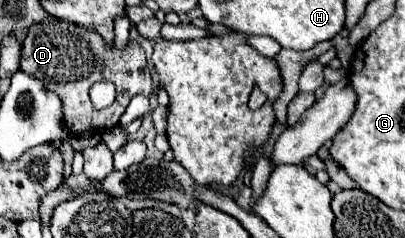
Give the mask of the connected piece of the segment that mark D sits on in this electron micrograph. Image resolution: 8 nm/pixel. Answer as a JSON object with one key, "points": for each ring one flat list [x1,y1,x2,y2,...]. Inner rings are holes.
{"points":[[46,17,44,21,28,29,28,37,22,43,20,69,42,81,46,89,60,97,66,127,74,137,86,131,100,133,116,127,134,95,142,93,148,97,152,93,152,77,142,47,138,47,136,43,128,43,126,51,108,49,98,33,78,29,76,25,64,23,54,17],[98,81,110,81,116,85,116,101,102,111,94,109,88,95,90,87]]}

